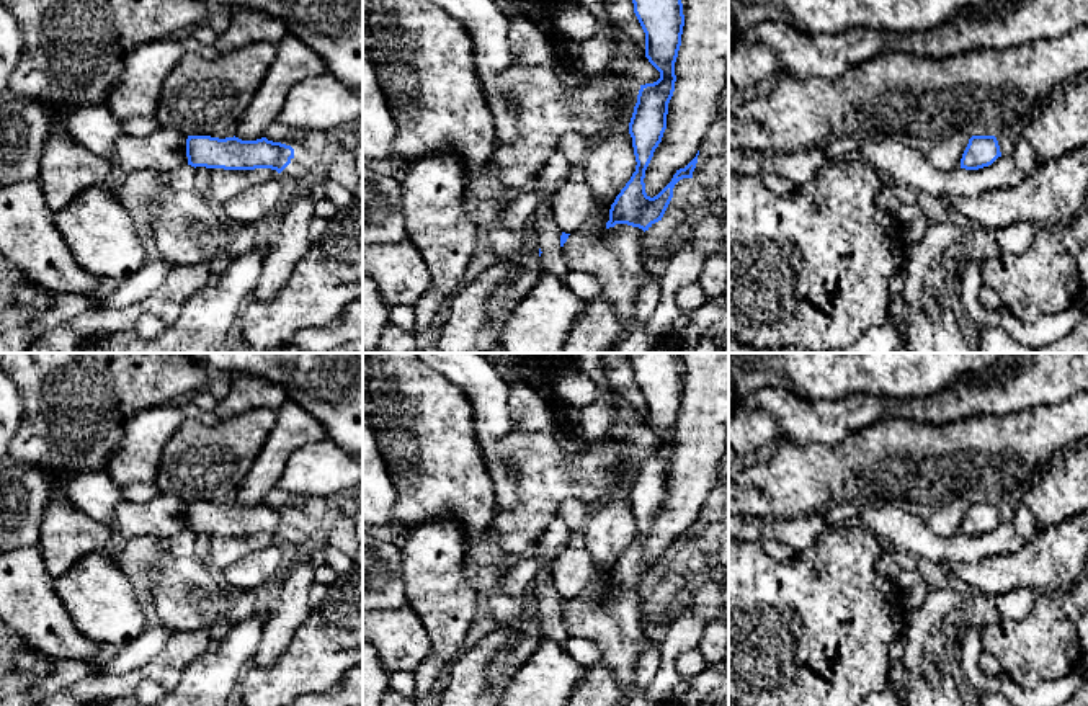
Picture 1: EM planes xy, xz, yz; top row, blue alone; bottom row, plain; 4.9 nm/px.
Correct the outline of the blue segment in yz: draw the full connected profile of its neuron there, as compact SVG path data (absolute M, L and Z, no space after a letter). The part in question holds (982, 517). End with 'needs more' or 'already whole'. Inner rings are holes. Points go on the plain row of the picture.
M972 502L961 525L961 534L979 536L1001 523L995 502Z | already whole

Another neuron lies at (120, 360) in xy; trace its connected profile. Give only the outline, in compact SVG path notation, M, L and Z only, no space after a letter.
M0 353L0 368L8 374L18 389L23 402L23 413L15 436L8 446L8 458L28 466L44 467L49 474L83 474L106 471L108 459L119 446L126 435L127 423L144 409L180 404L190 399L190 395L206 387L209 371L186 353Z

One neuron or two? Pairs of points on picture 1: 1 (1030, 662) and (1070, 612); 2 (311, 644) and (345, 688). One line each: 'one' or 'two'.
1: one
2: two

